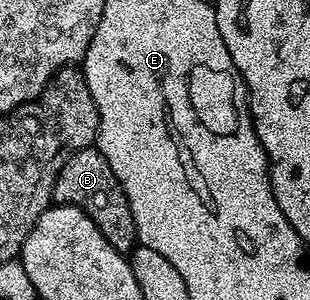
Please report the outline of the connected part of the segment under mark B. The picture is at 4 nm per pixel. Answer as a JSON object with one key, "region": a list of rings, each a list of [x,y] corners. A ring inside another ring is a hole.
{"region":[[[97,148],[78,150],[63,166],[63,171],[55,179],[54,201],[59,204],[76,206],[83,210],[97,224],[97,228],[120,252],[130,252],[135,249],[137,239],[133,212],[129,208],[129,200],[117,180],[113,176],[113,168],[105,160],[105,156]]]}

